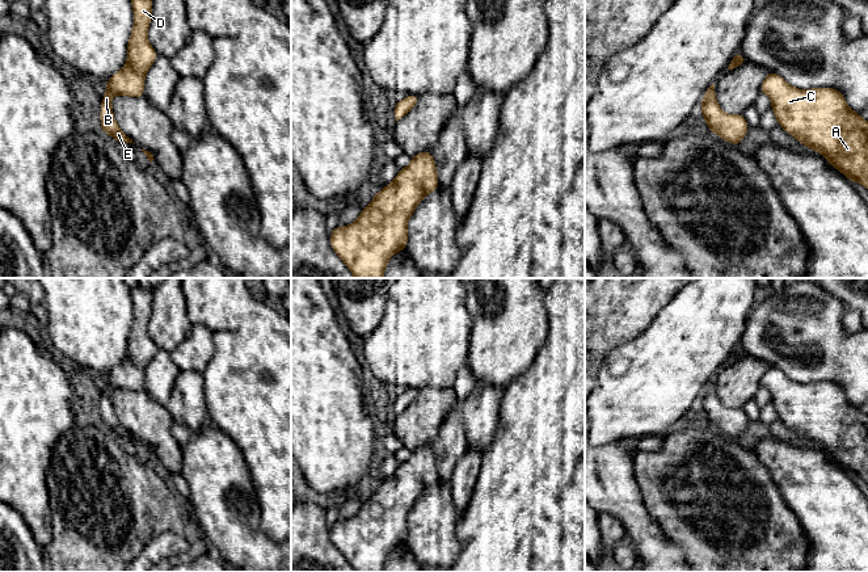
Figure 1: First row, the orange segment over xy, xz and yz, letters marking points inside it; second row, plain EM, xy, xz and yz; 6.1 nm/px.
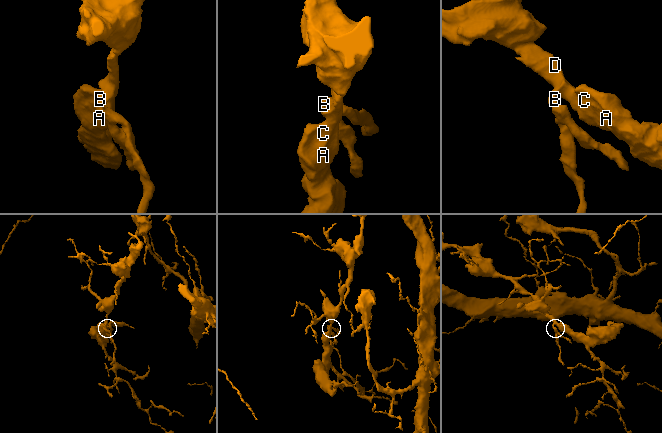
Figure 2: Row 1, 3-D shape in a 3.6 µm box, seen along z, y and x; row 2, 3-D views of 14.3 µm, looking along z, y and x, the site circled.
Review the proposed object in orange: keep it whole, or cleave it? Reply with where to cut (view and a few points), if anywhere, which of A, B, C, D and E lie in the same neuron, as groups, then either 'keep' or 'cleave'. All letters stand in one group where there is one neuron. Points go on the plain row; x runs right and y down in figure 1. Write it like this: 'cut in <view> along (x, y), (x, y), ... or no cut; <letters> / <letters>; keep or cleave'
no cut; A B C D E; keep

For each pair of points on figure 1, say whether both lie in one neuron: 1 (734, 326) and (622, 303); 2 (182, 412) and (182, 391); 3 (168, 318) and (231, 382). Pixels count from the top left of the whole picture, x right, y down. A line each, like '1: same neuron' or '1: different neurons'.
1: different neurons
2: same neuron
3: different neurons

